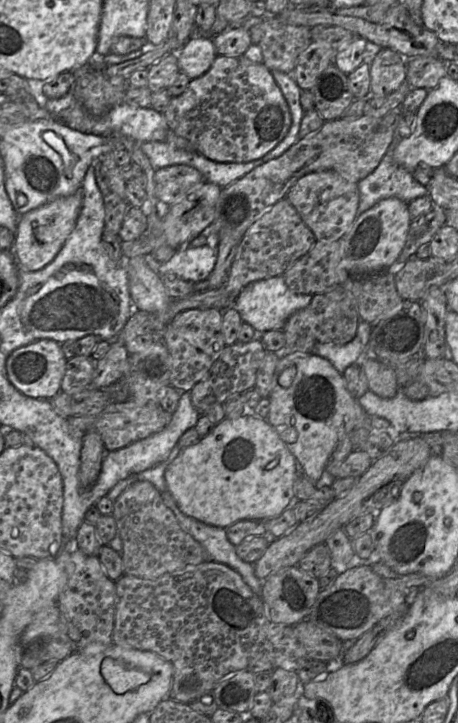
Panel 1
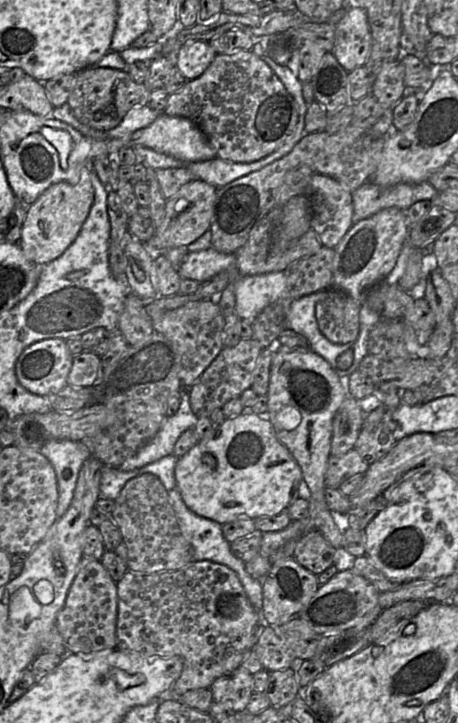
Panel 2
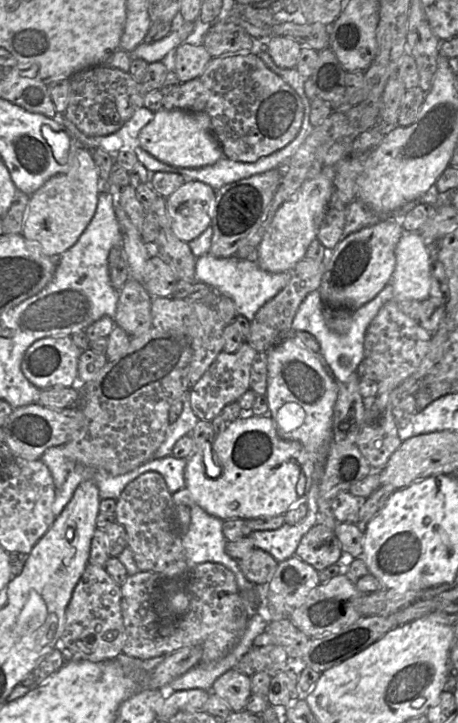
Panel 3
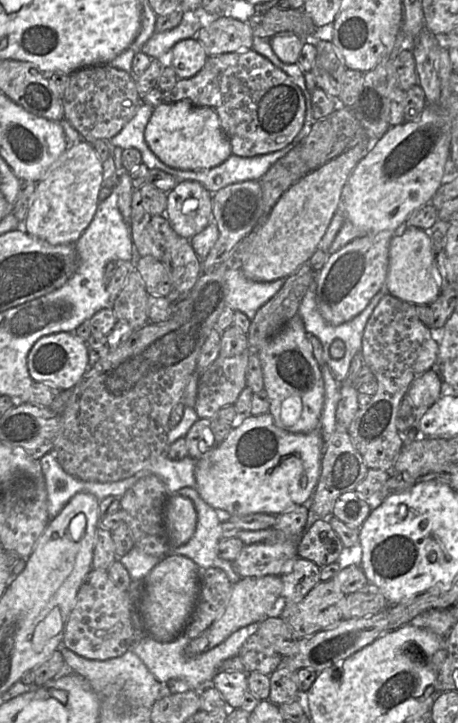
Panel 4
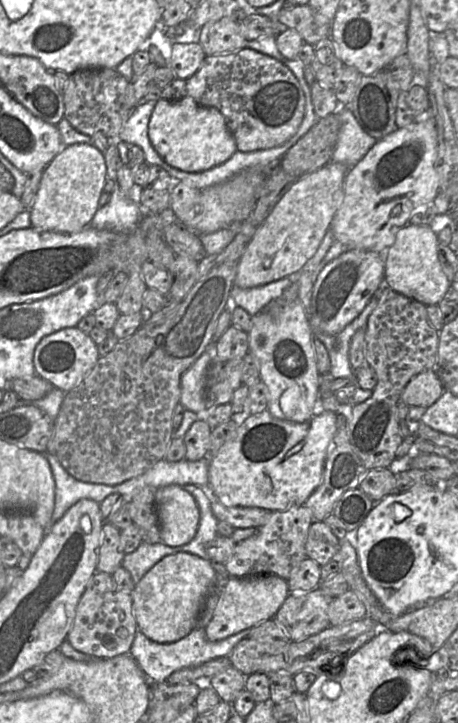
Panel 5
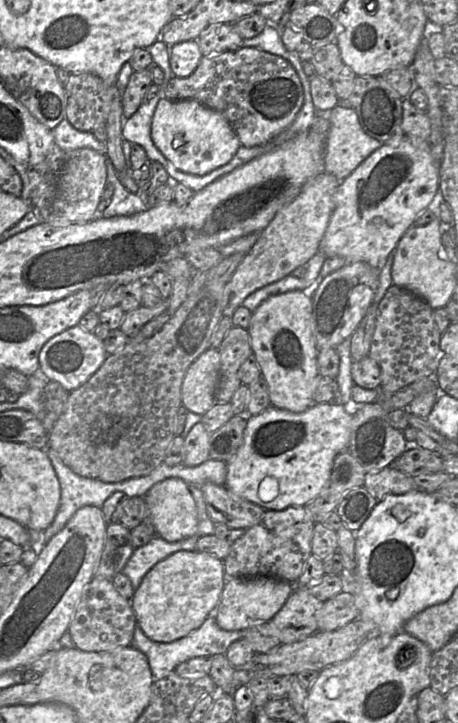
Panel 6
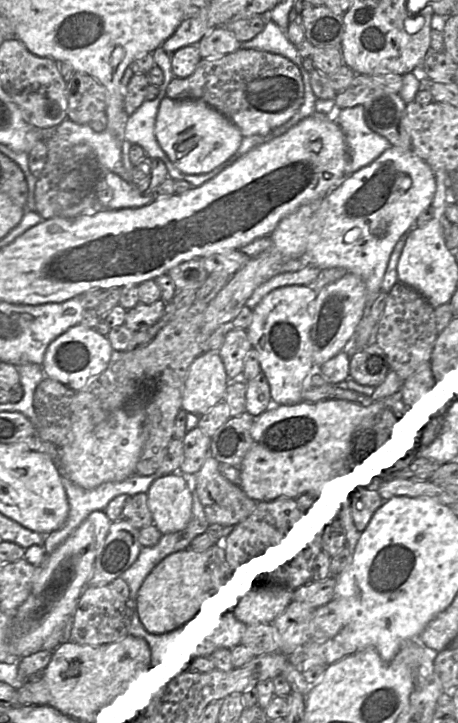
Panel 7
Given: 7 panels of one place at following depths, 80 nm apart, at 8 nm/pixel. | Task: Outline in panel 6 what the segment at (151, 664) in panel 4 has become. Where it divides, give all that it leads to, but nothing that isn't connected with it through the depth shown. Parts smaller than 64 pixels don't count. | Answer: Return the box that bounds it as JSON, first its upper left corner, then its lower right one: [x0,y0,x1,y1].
[131,616,245,682]

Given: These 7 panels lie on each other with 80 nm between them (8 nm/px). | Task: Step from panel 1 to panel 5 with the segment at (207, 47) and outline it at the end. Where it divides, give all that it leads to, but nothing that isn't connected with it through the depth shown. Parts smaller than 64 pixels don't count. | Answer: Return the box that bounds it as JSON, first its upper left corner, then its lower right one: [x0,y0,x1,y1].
[169,42,205,79]

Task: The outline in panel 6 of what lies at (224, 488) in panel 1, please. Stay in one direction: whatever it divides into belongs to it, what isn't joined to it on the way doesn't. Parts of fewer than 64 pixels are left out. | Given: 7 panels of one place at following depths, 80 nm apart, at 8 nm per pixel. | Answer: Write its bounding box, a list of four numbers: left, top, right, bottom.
[225,402,353,510]

